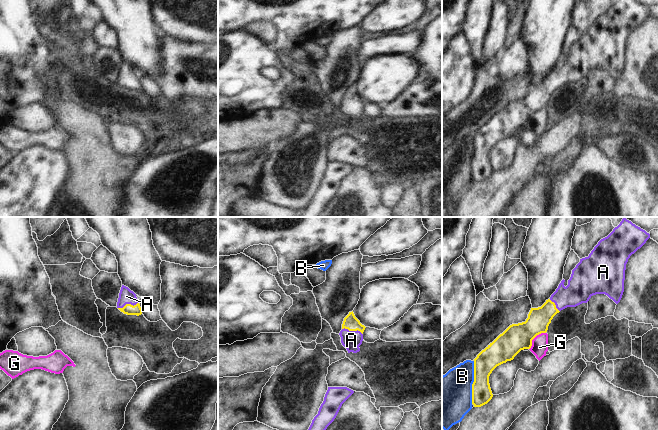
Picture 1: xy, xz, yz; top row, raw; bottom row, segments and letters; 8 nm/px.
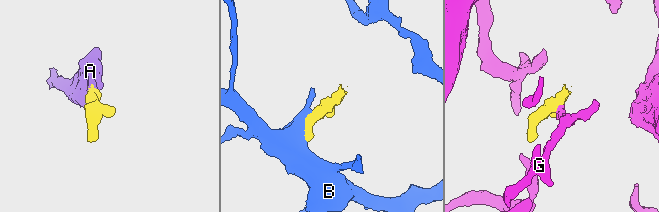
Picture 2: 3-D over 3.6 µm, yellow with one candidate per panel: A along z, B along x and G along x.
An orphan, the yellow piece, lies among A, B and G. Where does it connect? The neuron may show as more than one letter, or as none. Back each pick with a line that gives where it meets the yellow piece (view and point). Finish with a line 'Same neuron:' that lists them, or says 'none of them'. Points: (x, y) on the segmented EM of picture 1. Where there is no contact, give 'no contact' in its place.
A: contact xy (128, 304)
Same neuron: A

